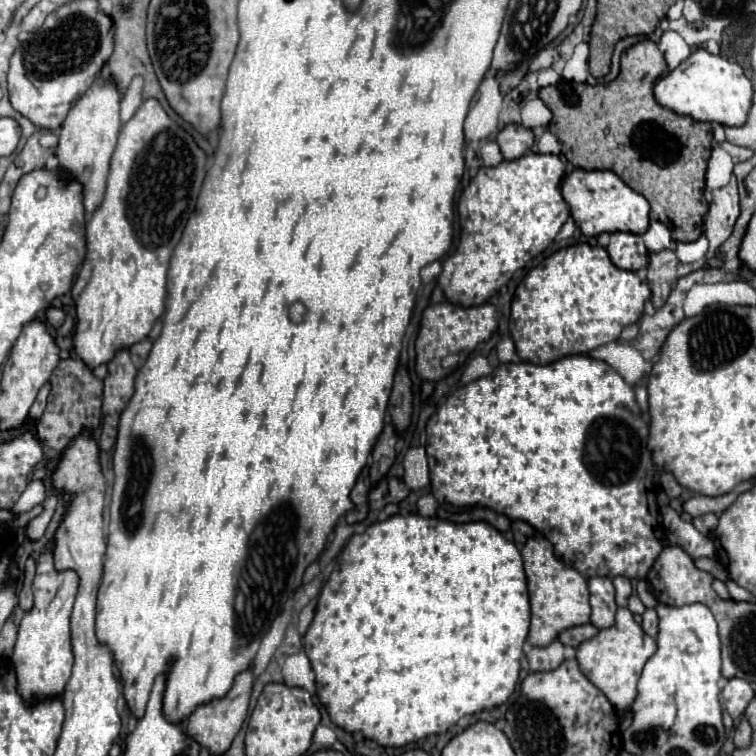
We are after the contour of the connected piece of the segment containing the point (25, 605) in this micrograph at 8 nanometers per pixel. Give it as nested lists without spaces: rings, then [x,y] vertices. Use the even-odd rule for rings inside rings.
[[[24,578],[24,586],[22,586],[18,598],[20,598],[18,606],[20,606],[22,610],[30,610],[30,608],[32,608],[32,604],[34,604],[34,596],[32,596],[32,588],[30,588],[30,580],[28,580],[28,578]]]

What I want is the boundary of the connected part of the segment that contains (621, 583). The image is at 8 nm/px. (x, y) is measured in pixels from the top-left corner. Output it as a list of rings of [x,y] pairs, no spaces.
[[[616,576],[614,578],[614,586],[616,586],[616,604],[618,606],[628,606],[628,598],[632,594],[630,580],[624,578],[624,576]]]

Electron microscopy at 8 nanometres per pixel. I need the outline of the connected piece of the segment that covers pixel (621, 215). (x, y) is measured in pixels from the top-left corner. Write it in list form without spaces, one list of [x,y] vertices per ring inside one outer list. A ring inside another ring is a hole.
[[[574,168],[562,180],[562,196],[570,206],[570,214],[586,236],[604,232],[632,232],[644,234],[648,228],[648,200],[628,188],[612,170],[584,170]]]

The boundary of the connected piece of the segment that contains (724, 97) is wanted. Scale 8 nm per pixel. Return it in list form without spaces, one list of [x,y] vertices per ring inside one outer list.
[[[704,48],[694,50],[678,68],[660,78],[654,86],[654,96],[664,108],[692,116],[702,122],[718,122],[724,126],[742,126],[752,108],[752,82],[744,76],[740,64],[722,56],[714,56]]]

